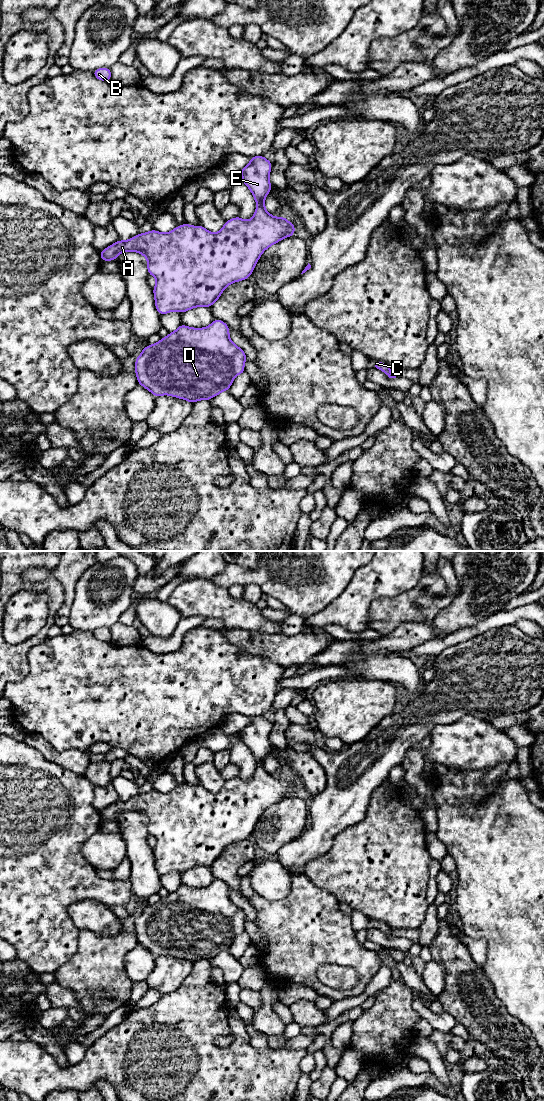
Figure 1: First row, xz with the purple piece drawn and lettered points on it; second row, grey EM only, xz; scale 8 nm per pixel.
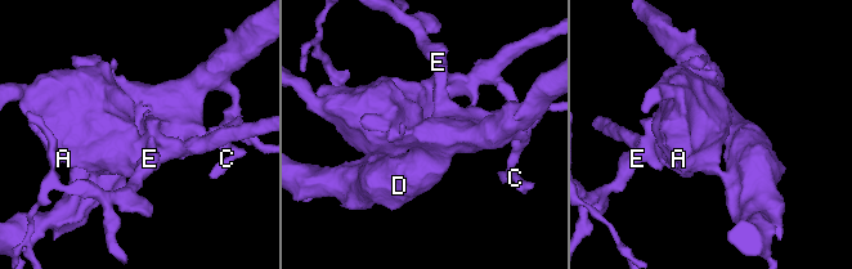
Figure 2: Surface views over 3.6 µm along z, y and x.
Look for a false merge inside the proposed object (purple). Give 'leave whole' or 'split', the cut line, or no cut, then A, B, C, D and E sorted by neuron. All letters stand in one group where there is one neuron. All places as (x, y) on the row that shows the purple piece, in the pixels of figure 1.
split | xz (264, 198), (257, 205) | A / B C D E

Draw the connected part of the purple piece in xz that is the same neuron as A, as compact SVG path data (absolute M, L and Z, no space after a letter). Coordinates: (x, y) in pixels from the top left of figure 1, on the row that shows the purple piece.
M265 199L257 205L253 217L246 221L235 217L225 221L222 229L217 233L209 232L203 226L191 226L182 224L170 232L160 233L151 230L146 233L137 234L126 241L118 240L100 252L102 261L116 260L122 252L138 252L147 258L147 270L149 275L156 278L153 288L155 307L160 315L172 311L180 313L189 311L195 307L211 307L221 296L223 290L230 284L248 279L251 276L262 253L283 238L294 236L295 225L285 217L274 217L265 209Z

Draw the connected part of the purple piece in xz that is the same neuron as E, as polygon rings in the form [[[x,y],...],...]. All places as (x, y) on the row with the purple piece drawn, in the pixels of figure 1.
[[[253,156],[247,166],[240,170],[242,182],[250,189],[256,204],[271,191],[271,183],[269,180],[272,162],[268,161],[264,156]]]

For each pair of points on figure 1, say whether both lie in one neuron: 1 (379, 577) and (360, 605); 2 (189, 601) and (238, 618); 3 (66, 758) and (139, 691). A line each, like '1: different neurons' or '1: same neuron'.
1: same neuron
2: same neuron
3: different neurons

